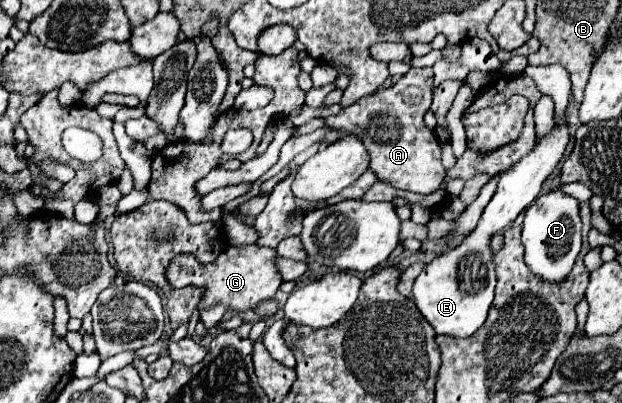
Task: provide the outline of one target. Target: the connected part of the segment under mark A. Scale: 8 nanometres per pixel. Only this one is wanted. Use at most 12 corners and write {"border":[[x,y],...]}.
{"border":[[432,67],[362,97],[326,125],[366,143],[370,169],[428,195],[446,175],[424,125]]}

